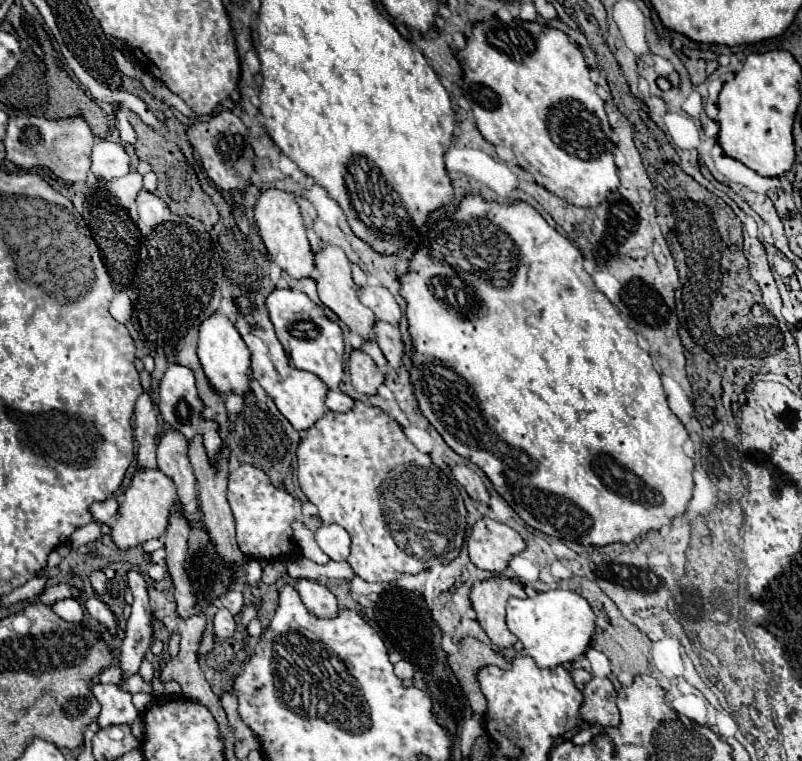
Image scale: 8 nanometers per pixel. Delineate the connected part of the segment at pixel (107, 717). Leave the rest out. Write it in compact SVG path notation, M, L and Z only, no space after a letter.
M96 683L92 687L94 697L100 701L102 711L98 715L98 727L130 725L138 717L138 709L132 705L132 695L120 691L116 685Z

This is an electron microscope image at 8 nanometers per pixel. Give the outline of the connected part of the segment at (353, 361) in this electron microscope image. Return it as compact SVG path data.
M352 351L348 365L354 389L364 395L376 395L378 387L384 383L384 371L378 369L372 357L364 351Z

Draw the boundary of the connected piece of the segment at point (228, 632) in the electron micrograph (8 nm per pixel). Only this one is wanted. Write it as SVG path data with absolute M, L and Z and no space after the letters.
M220 607L214 617L214 631L218 639L228 639L236 633L236 621L226 607Z

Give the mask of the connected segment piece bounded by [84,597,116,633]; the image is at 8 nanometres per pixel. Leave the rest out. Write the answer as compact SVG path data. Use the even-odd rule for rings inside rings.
M90 597L90 599L86 599L84 607L86 607L86 611L88 611L92 617L96 617L102 625L106 625L112 633L116 631L114 615L112 615L112 611L106 607L106 603L104 603L102 599L98 599L98 597Z

